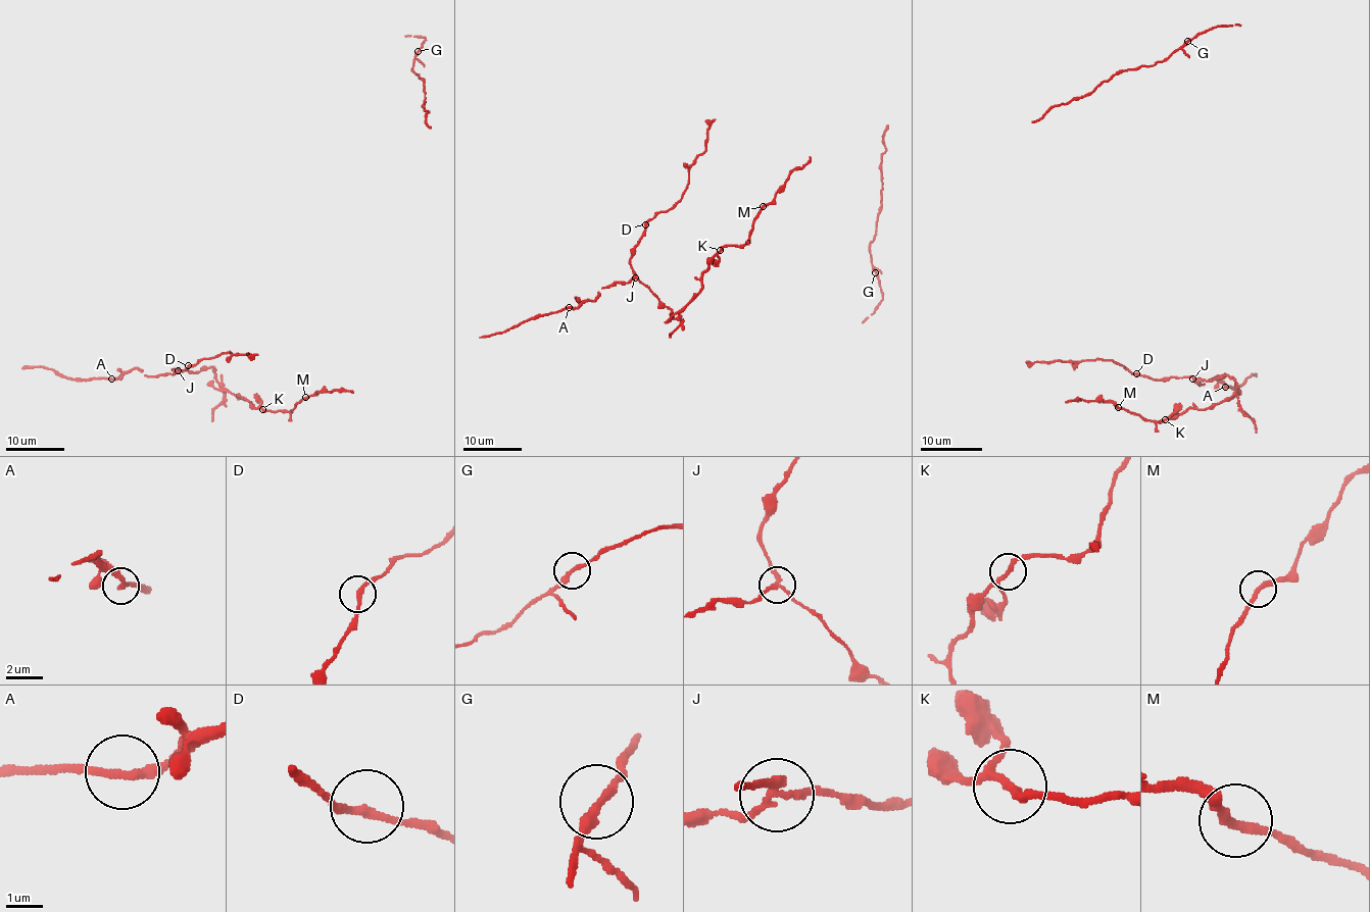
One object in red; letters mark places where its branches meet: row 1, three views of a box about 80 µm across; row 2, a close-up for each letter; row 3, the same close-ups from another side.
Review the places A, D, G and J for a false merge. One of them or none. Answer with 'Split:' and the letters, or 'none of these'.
Split: J

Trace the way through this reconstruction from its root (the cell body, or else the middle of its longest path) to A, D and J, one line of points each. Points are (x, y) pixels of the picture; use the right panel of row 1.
A: (1070, 399), (1111, 401), (1165, 421), (1213, 408), (1235, 390), (1226, 374), (1193, 380), (1217, 376), (1225, 387)
D: (1070, 399), (1111, 401), (1165, 421), (1189, 408), (1213, 408), (1235, 390), (1226, 374), (1202, 381), (1136, 373)
J: (1070, 399), (1111, 401), (1145, 419), (1165, 421), (1189, 408), (1213, 408), (1235, 390), (1226, 374), (1192, 380)

